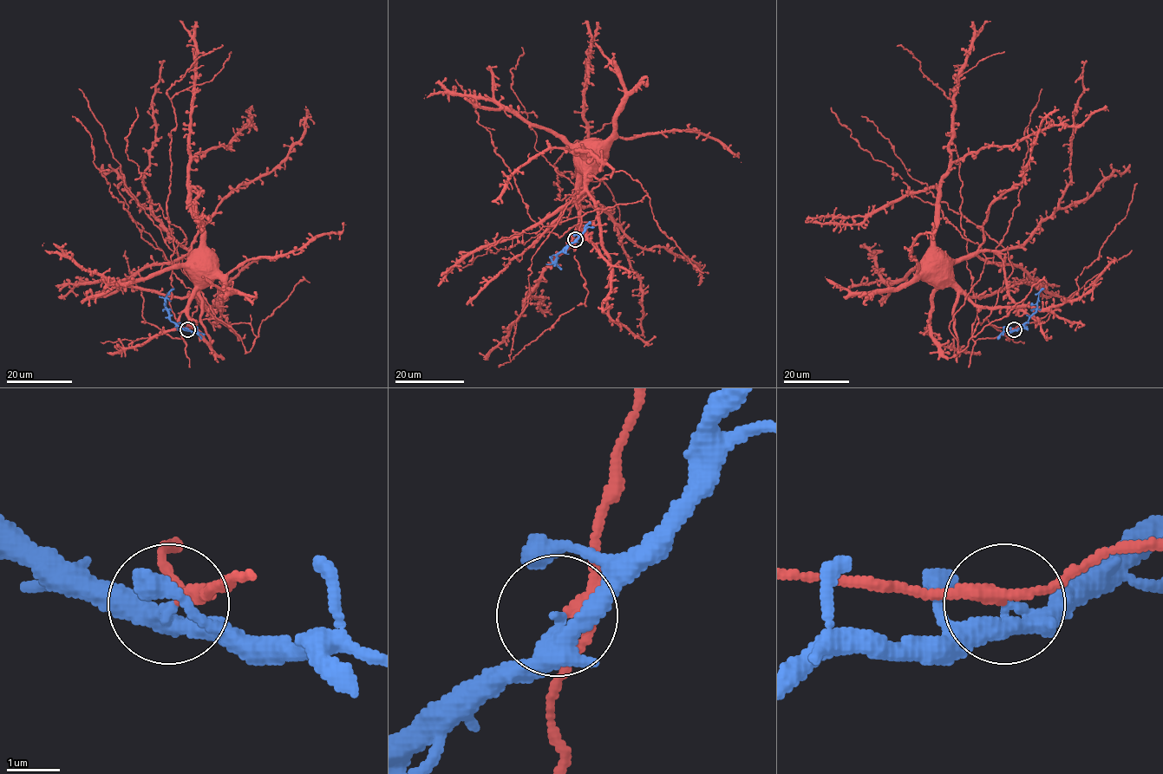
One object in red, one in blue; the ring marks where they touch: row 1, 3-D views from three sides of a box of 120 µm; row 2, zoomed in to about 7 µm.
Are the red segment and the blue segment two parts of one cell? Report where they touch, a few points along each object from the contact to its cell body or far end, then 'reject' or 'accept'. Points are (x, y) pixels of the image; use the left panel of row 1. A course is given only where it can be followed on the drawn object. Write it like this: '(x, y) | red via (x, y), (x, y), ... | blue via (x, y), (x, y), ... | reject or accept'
(187, 329) | red via (187, 328), (197, 322), (212, 318), (199, 297), (198, 288), (191, 274), (191, 269), (198, 261) | blue via (187, 328), (179, 327), (170, 320), (166, 297), (173, 288) | reject

